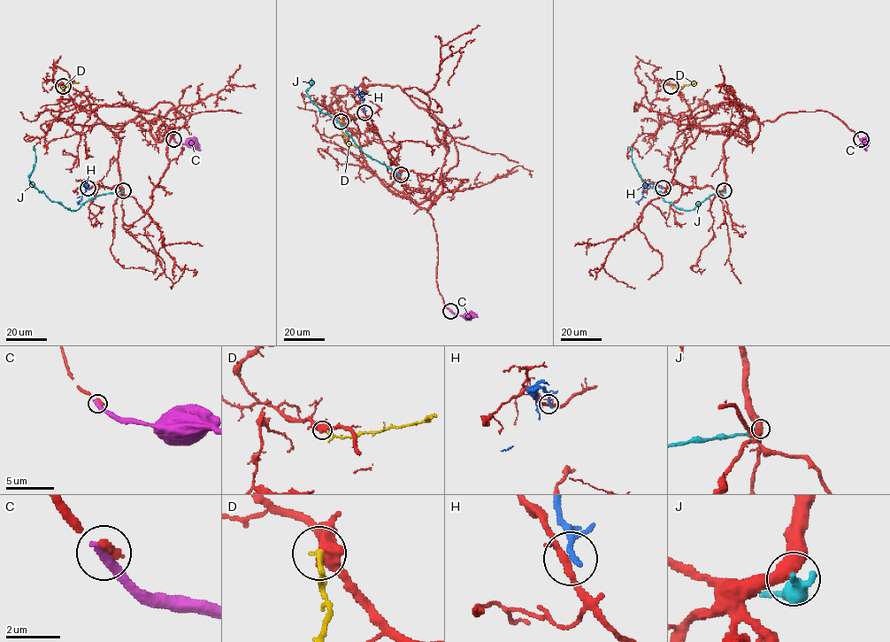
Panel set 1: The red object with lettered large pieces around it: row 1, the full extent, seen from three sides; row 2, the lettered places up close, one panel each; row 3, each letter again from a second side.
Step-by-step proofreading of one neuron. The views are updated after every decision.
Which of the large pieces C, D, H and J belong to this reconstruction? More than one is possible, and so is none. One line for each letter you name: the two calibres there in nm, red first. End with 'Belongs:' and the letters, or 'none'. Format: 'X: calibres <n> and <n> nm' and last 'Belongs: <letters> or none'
Belongs: none

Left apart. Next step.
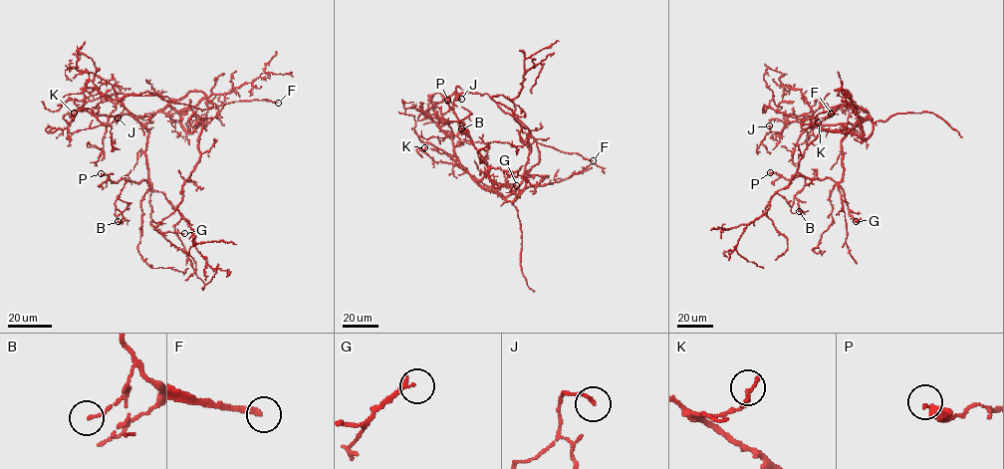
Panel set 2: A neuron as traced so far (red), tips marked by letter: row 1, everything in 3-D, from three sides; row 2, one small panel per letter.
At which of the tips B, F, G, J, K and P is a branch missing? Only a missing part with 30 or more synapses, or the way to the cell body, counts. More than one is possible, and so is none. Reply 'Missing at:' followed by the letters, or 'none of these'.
Missing at: F

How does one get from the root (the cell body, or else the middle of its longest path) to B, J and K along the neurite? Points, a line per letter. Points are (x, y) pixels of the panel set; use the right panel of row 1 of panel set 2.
B: (873, 126), (868, 117), (842, 140), (841, 181), (830, 177), (805, 179), (803, 188), (795, 195), (799, 211)
J: (873, 126), (869, 117), (856, 125), (811, 125), (794, 121), (786, 122), (778, 132), (771, 131), (769, 125)
K: (873, 126), (867, 111), (848, 107), (837, 107), (828, 117), (818, 122)

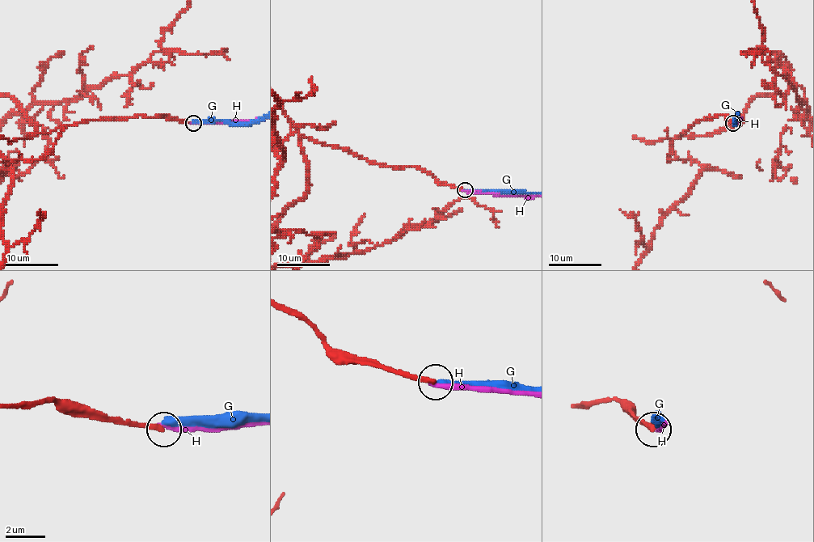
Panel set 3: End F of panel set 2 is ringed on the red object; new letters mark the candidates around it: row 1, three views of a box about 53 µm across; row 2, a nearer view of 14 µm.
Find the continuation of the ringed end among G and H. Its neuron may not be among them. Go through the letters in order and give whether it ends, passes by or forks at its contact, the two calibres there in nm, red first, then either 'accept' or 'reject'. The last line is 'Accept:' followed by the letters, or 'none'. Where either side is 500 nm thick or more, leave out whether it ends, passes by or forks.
G: it ends; calibres 280 and 340 nm; reject
H: it ends; calibres 280 and 240 nm; reject
Accept: none

